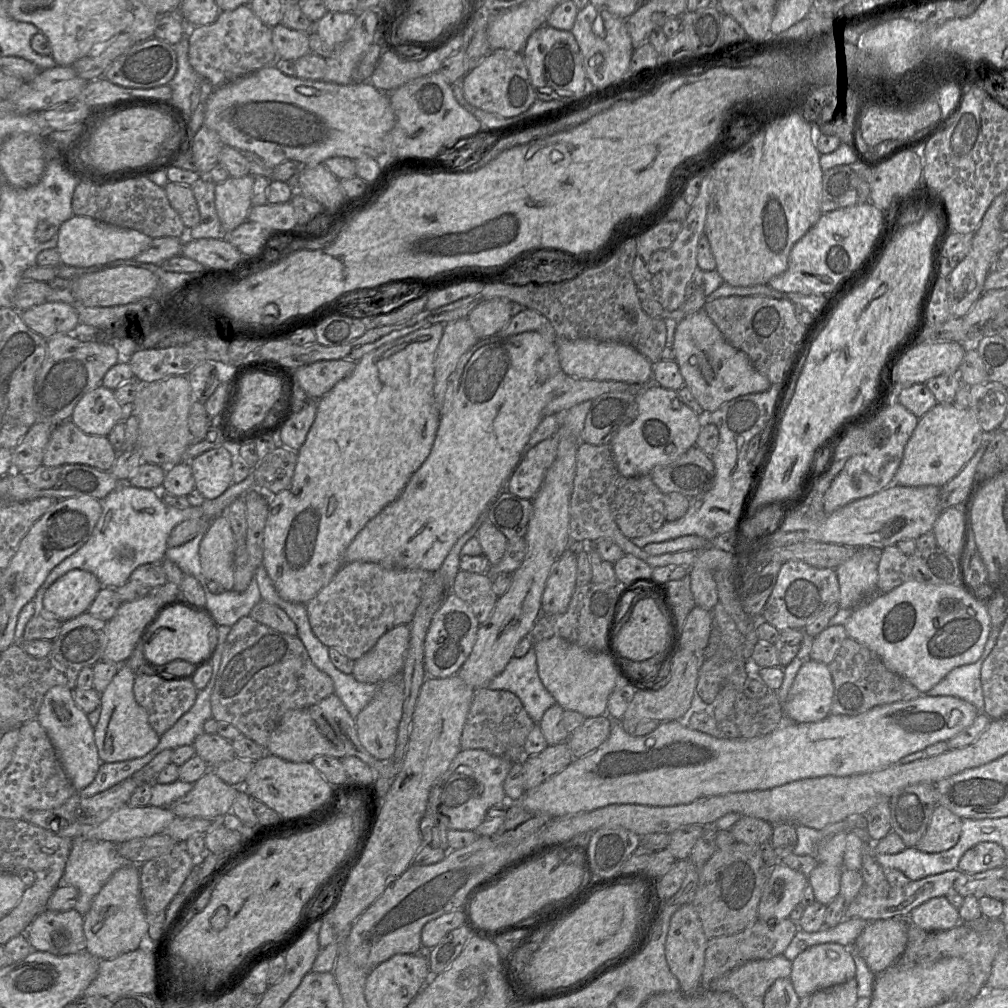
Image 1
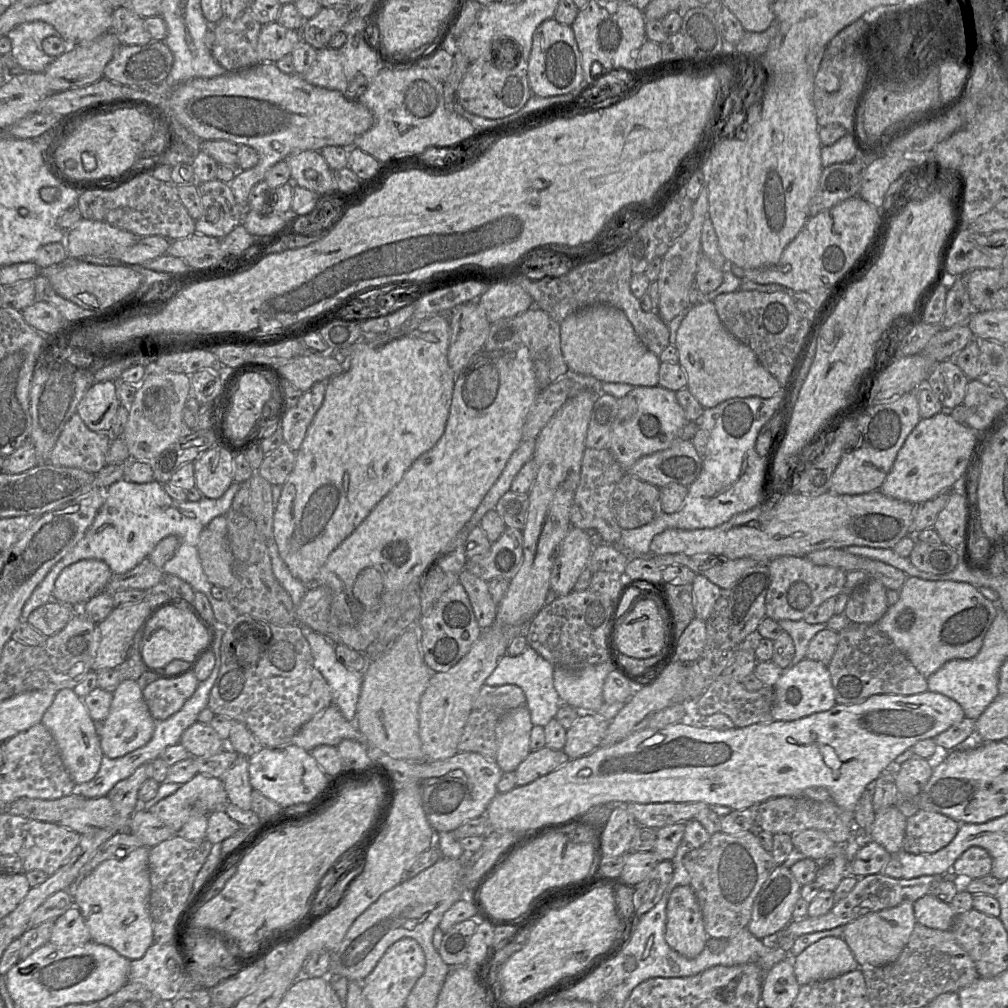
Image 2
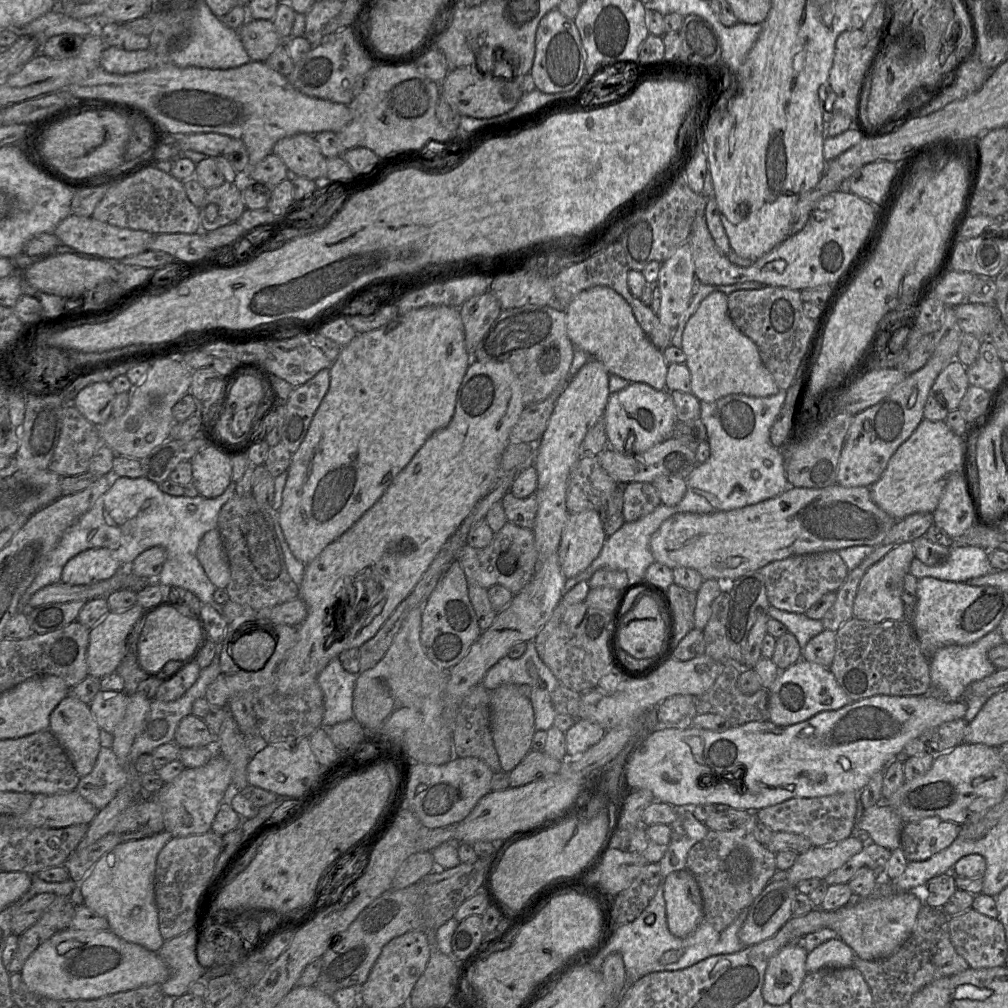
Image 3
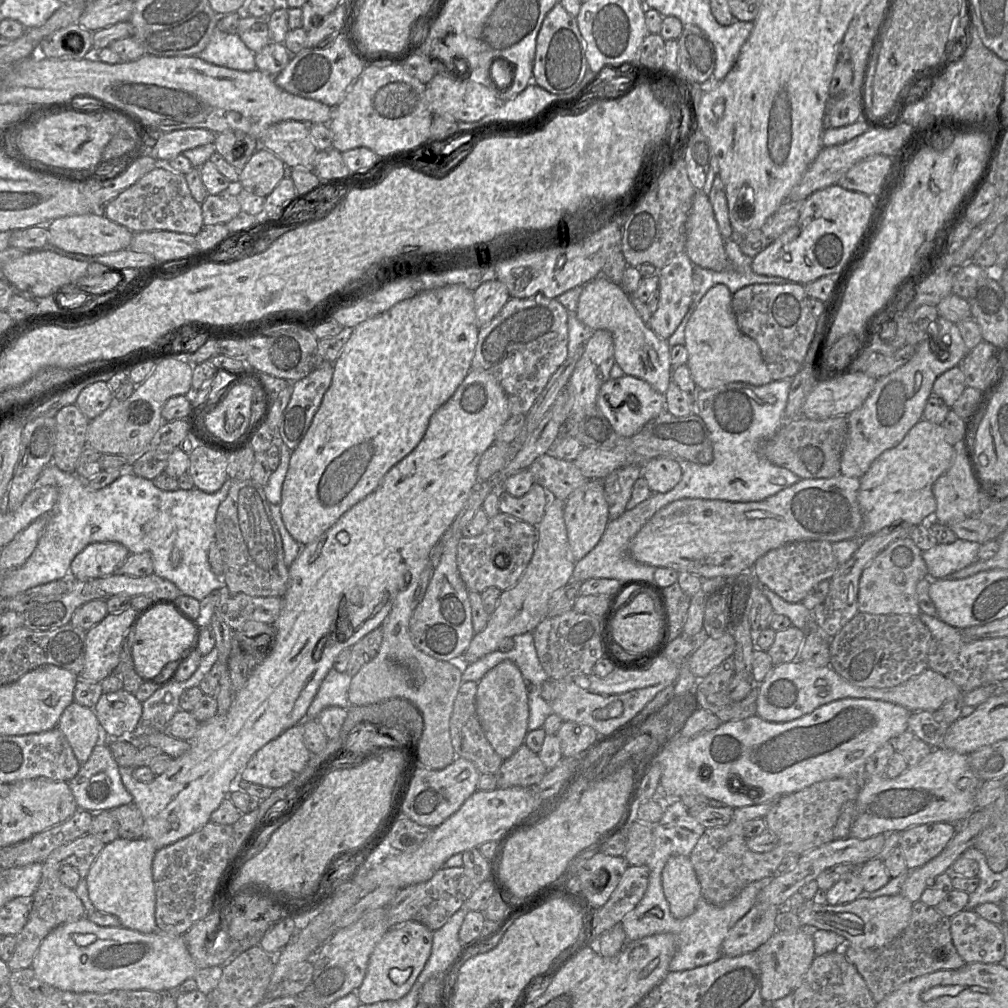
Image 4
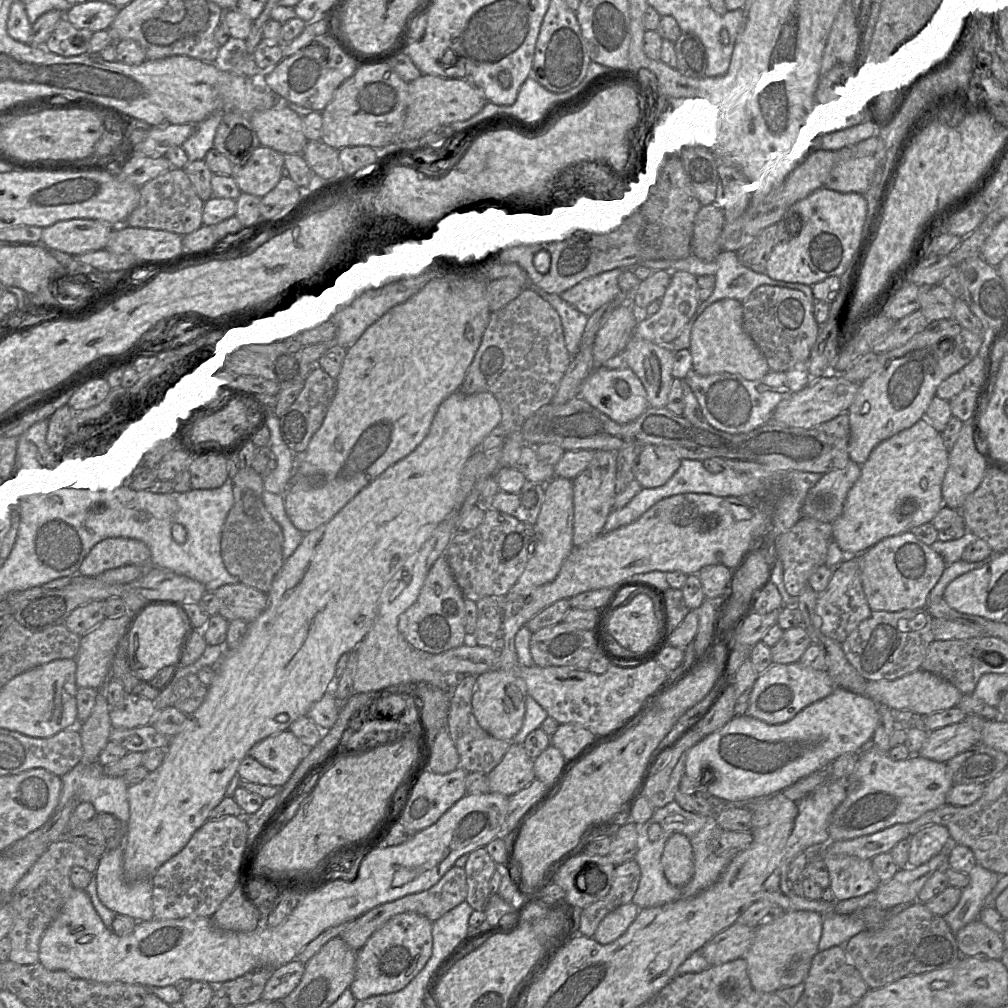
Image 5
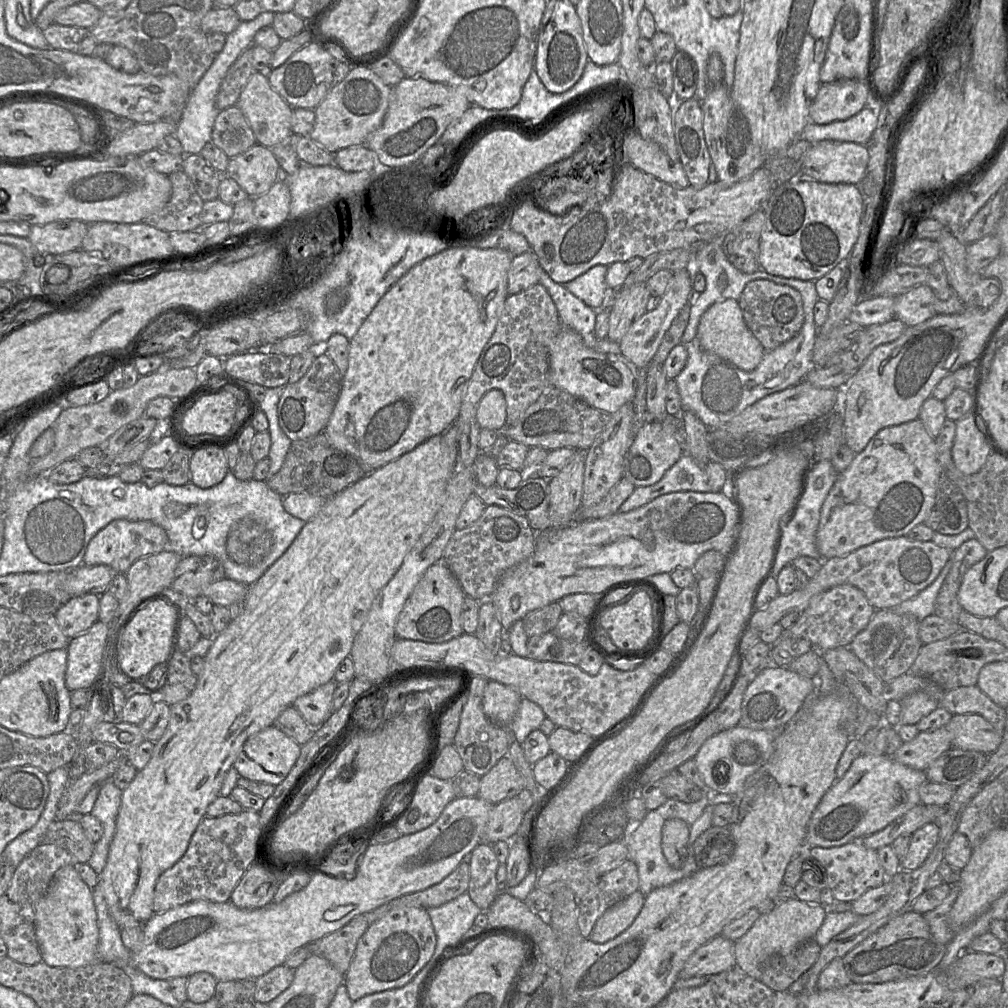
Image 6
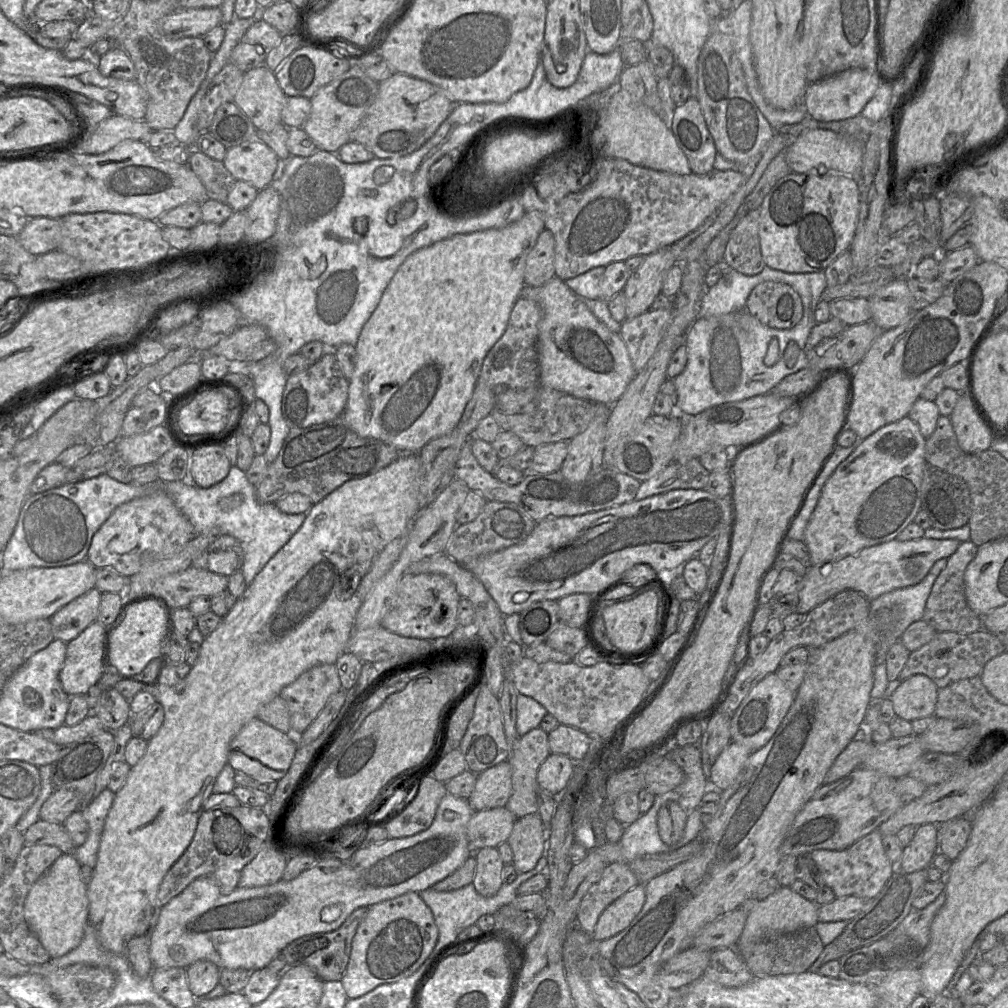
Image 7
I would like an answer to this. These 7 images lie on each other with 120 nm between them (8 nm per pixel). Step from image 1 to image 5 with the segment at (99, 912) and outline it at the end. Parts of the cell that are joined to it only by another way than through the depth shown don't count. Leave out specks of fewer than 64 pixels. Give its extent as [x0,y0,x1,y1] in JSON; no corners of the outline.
[96,843,154,921]

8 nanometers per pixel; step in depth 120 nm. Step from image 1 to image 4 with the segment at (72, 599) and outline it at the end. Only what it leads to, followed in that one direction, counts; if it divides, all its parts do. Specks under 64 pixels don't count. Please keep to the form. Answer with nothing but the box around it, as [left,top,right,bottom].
[70,542,129,581]

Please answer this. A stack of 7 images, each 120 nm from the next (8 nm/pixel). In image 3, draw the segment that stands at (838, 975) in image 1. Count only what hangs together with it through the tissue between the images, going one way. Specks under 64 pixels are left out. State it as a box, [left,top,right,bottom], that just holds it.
[807,939,855,973]

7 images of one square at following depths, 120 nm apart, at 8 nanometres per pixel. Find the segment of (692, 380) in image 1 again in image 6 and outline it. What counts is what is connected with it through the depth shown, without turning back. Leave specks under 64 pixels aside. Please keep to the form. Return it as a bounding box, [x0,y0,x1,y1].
[696,299,765,372]

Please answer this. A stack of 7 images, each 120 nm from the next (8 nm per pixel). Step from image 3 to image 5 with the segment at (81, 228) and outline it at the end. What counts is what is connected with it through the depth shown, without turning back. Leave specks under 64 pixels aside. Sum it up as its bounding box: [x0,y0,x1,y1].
[37,219,113,256]

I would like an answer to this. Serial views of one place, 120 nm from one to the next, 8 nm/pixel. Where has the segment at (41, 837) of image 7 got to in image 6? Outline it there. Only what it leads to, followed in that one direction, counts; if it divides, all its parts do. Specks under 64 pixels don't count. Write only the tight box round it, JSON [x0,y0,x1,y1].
[43,816,94,863]

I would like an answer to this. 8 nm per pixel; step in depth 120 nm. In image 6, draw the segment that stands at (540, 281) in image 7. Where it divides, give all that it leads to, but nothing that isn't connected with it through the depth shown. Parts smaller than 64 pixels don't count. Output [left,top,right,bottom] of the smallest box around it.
[507,251,542,295]

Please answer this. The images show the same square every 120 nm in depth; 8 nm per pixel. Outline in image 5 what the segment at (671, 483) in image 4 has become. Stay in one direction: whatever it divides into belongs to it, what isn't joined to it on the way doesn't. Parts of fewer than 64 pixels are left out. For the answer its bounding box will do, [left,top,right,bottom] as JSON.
[634,445,681,488]

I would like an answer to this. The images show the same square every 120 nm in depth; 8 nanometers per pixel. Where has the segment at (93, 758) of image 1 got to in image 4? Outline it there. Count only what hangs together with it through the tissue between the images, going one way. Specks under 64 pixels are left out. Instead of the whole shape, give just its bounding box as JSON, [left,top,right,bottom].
[57,701,102,765]

